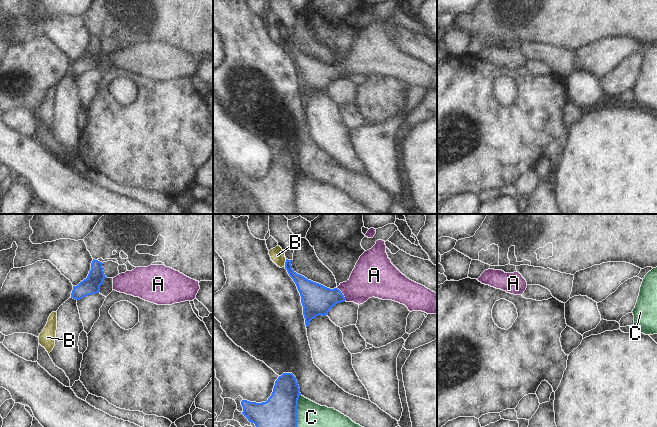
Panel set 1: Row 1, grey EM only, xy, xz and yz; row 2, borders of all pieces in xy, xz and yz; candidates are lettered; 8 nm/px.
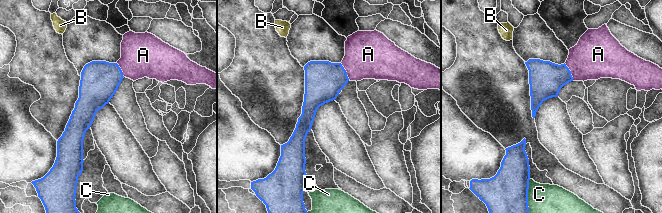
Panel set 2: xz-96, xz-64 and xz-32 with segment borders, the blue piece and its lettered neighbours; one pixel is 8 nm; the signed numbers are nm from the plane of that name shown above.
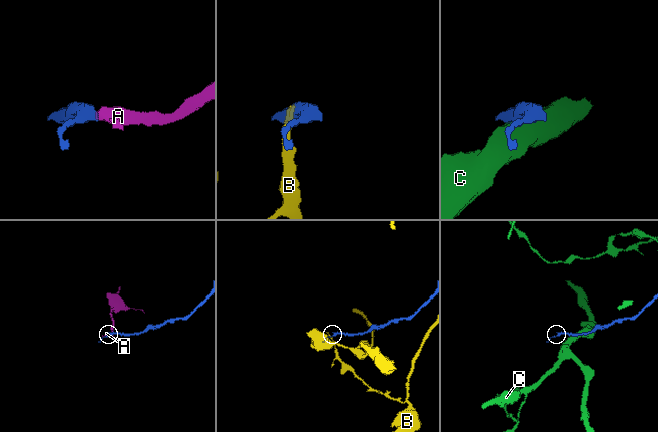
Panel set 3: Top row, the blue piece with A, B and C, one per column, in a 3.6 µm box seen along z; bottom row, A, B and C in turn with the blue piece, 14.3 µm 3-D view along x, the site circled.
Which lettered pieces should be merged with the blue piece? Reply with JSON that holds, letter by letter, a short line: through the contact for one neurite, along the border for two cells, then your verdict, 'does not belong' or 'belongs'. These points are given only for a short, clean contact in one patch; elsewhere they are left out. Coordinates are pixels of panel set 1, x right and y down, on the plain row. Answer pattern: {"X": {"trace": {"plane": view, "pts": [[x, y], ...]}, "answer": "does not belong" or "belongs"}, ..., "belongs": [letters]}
{"A": {"trace": {"plane": "xz", "pts": [[316, 75], [342, 70], [358, 65], [368, 55]]}, "answer": "belongs"}, "B": {"trace": {"plane": "xz", "pts": [[286, 35], [284, 42]]}, "answer": "does not belong"}, "C": {"answer": "does not belong"}, "belongs": ["A"]}

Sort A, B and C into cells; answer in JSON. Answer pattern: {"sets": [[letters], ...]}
{"sets": [["A"], ["B"], ["C"]]}

